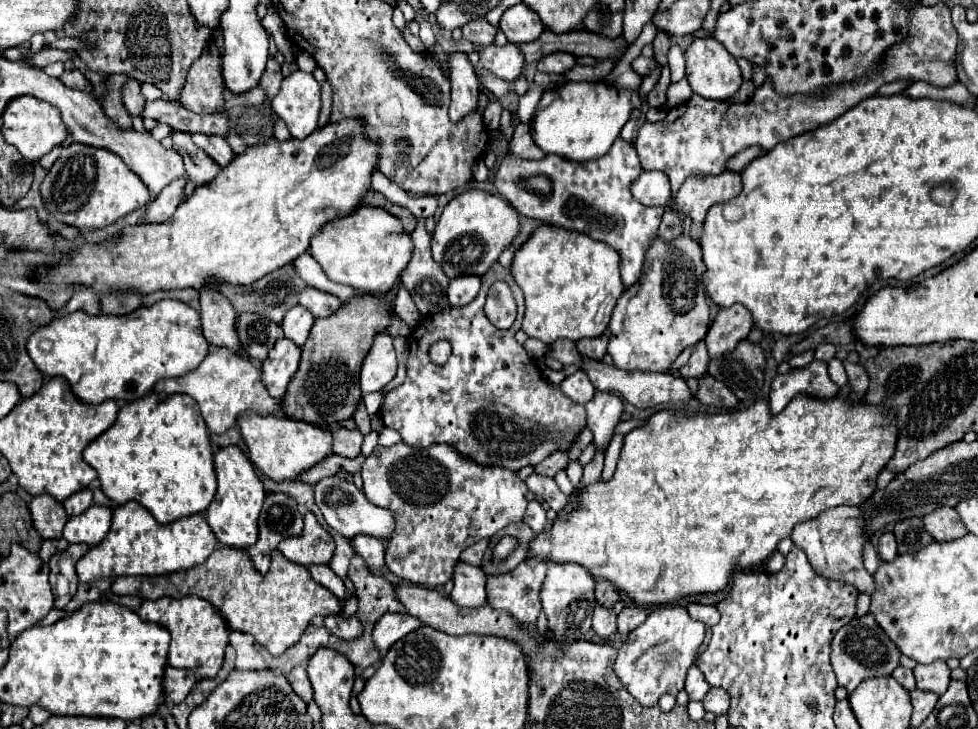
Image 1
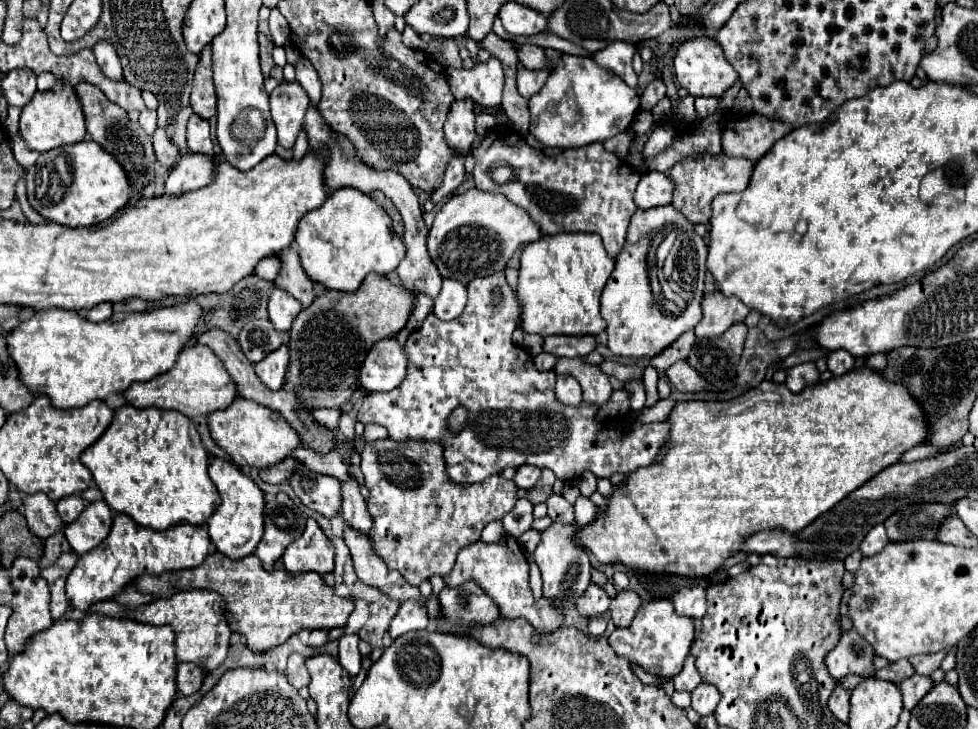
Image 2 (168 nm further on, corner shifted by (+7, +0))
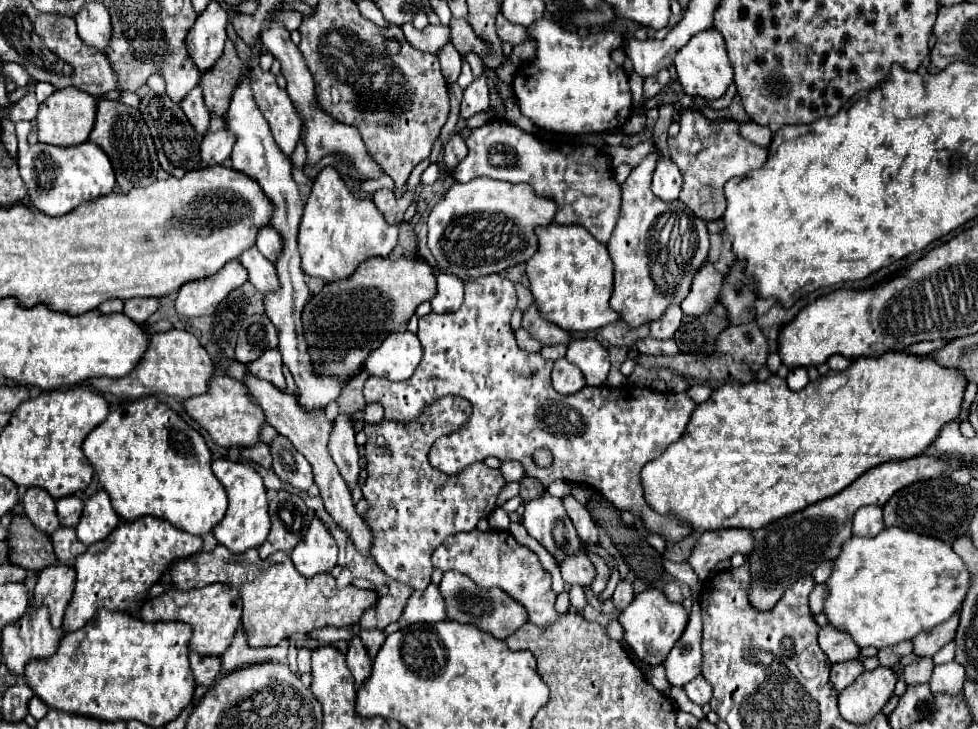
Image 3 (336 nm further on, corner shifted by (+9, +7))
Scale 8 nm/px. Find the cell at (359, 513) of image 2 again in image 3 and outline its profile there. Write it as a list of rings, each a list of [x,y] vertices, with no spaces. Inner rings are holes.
[[[340,414],[334,422],[332,438],[330,438],[330,454],[346,480],[352,488],[360,478],[360,464],[358,464],[358,446],[354,440],[354,428],[346,414]]]

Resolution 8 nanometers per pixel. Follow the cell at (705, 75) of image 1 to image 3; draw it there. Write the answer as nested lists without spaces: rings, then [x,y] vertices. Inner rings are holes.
[[[706,30],[702,34],[694,34],[686,46],[682,46],[676,54],[676,74],[684,92],[690,96],[702,96],[708,100],[720,98],[734,80],[734,68],[726,54],[724,38],[718,30]]]

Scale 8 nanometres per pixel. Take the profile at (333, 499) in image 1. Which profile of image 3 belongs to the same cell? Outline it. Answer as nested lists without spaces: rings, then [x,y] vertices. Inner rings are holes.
[[[278,436],[270,444],[270,448],[272,448],[272,458],[274,458],[272,470],[276,472],[276,476],[282,482],[288,482],[294,488],[306,492],[314,484],[314,472],[312,472],[310,462],[298,450],[294,450],[290,440],[284,436]]]

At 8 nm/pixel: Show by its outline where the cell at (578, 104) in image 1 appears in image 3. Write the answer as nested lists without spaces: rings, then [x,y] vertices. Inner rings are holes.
[[[542,18],[534,26],[530,26],[528,36],[538,42],[538,54],[530,64],[522,66],[514,78],[514,96],[524,116],[528,116],[538,128],[560,134],[592,134],[618,130],[628,122],[628,118],[632,116],[632,94],[628,76],[610,58],[610,52],[622,46],[622,38],[618,34],[606,32],[580,38],[578,34],[562,30],[554,20]]]

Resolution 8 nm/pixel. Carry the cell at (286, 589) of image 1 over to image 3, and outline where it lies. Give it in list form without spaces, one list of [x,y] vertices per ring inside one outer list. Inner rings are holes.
[[[246,550],[240,556],[220,558],[216,552],[196,552],[194,556],[174,560],[170,566],[172,586],[190,590],[214,582],[236,588],[244,602],[242,626],[250,646],[276,646],[290,636],[304,636],[324,626],[350,626],[356,624],[362,612],[376,602],[376,592],[360,590],[356,586],[338,588],[330,574],[316,574],[306,578],[294,570],[294,564],[284,552],[284,562],[270,562],[258,556],[258,550]]]

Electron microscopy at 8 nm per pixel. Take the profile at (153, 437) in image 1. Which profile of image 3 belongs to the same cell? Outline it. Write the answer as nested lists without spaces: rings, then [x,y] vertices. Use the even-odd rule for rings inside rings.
[[[156,396],[122,402],[116,410],[108,414],[108,418],[98,428],[94,428],[94,432],[88,434],[82,450],[90,460],[94,472],[98,474],[102,488],[110,494],[114,510],[122,518],[154,516],[168,520],[170,524],[194,536],[204,536],[224,518],[226,492],[222,490],[218,478],[212,474],[212,454],[204,438],[198,430],[190,428],[178,412],[174,412],[168,404],[160,402]]]

